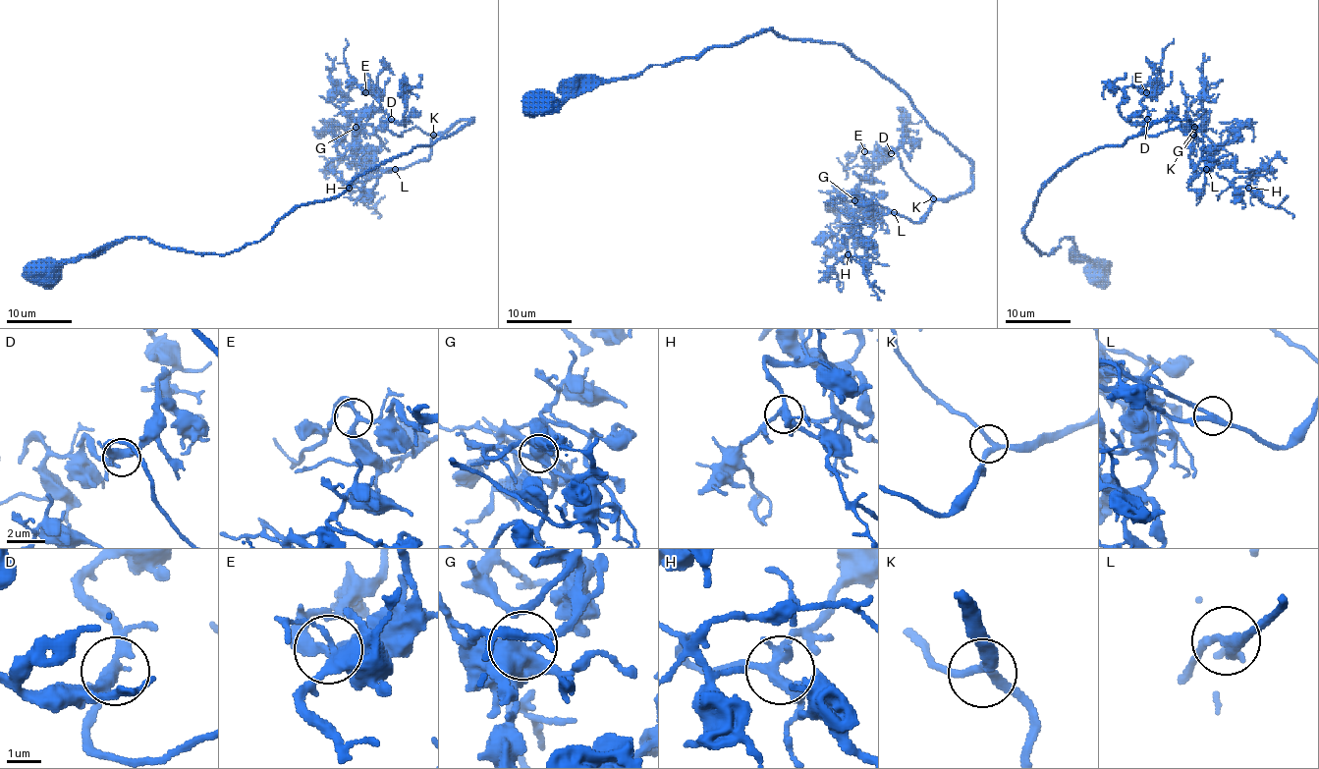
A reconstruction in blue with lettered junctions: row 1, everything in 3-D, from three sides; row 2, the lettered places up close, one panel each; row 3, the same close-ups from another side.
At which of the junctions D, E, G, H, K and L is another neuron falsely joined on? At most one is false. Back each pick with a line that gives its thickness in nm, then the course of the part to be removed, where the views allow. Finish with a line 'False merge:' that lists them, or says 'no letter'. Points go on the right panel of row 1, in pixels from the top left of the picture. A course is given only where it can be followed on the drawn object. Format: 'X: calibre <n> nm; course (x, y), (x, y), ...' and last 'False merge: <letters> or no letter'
False merge: no letter

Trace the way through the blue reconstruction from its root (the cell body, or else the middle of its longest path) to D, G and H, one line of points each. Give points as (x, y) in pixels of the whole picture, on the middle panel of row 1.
D: (539, 104), (552, 110), (775, 30), (842, 43), (889, 78), (970, 163), (972, 184), (933, 198), (891, 153)
G: (539, 104), (552, 110), (766, 30), (842, 43), (972, 166), (972, 184), (918, 222), (854, 200)
H: (539, 104), (766, 30), (842, 43), (972, 166), (918, 222), (856, 195), (874, 250), (843, 237), (848, 254)

